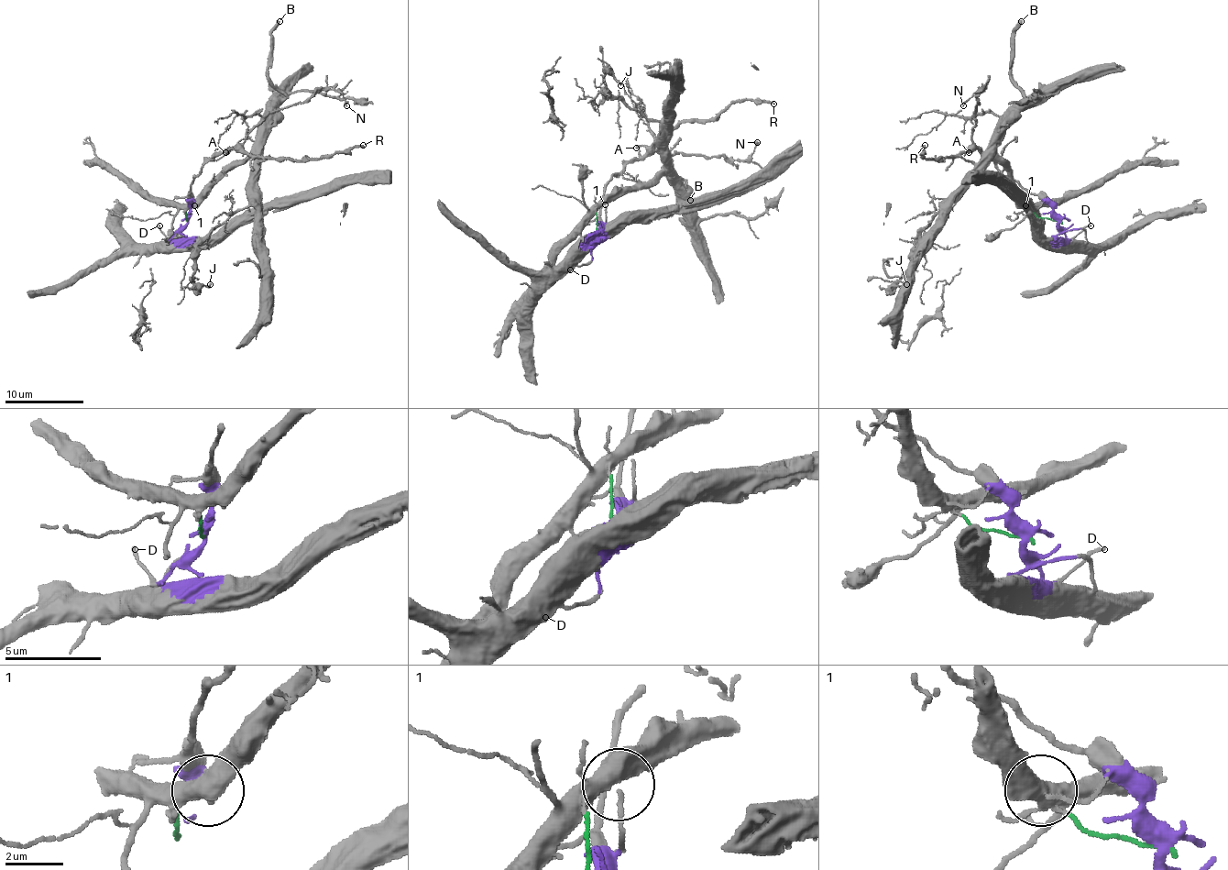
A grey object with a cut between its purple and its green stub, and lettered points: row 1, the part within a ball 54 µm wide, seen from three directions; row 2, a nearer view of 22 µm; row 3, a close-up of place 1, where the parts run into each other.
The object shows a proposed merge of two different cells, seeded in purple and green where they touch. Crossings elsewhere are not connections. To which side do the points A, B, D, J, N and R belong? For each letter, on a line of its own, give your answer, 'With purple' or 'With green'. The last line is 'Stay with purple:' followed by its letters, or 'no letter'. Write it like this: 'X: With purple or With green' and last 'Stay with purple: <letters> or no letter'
A: With purple
B: With green
D: With purple
J: With green
N: With purple
R: With purple
Stay with purple: A, D, N, R

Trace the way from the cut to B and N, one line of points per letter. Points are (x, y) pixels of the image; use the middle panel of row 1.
B: (597, 237), (595, 210), (627, 191), (648, 187), (663, 175), (689, 201)
N: (597, 237), (603, 191), (627, 163), (646, 157), (654, 151), (730, 159), (748, 157), (758, 141)

